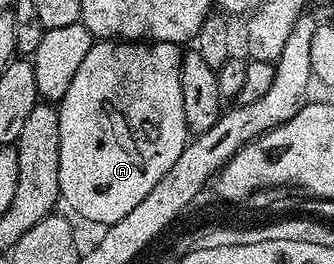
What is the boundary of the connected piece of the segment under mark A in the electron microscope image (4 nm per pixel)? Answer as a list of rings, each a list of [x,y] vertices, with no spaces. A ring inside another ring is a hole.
[[[98,40],[84,56],[68,92],[57,103],[60,116],[61,197],[90,222],[109,224],[124,220],[176,164],[184,152],[188,131],[184,120],[184,96],[180,96],[183,51],[176,42],[149,40]]]

